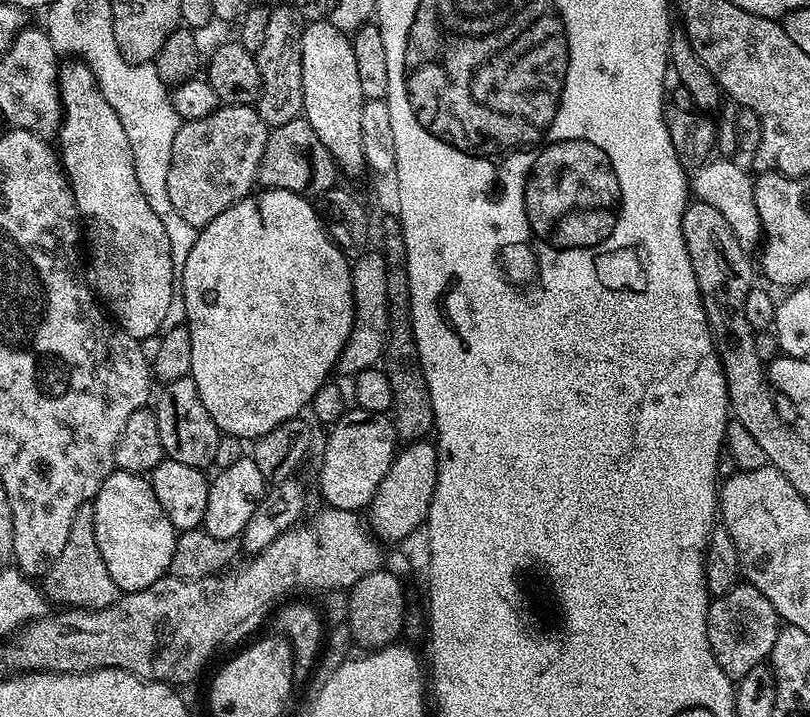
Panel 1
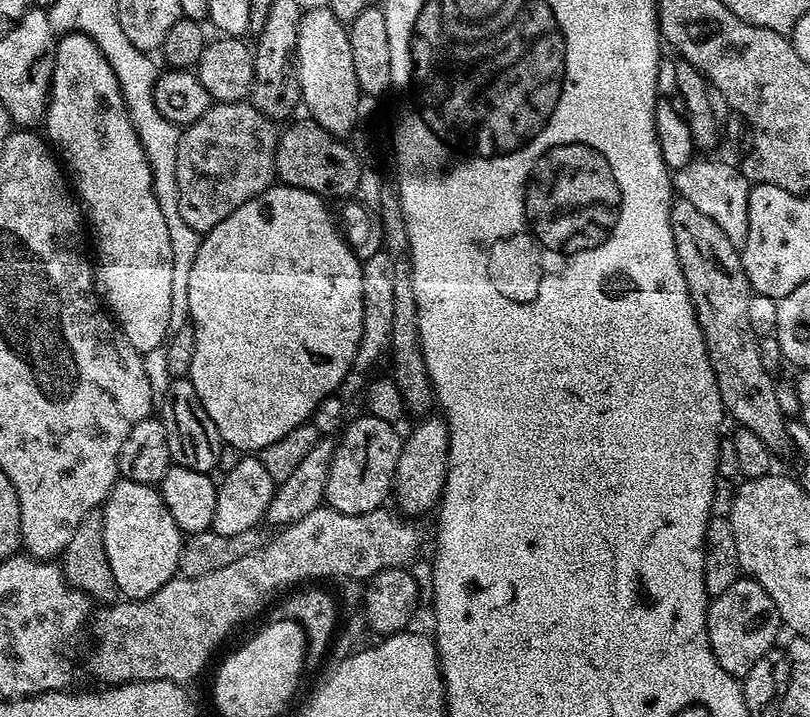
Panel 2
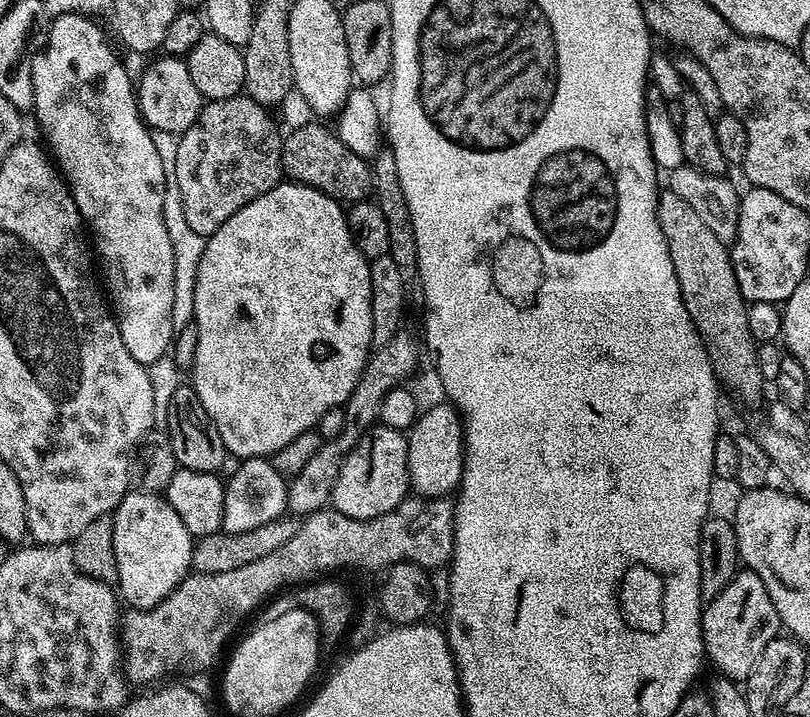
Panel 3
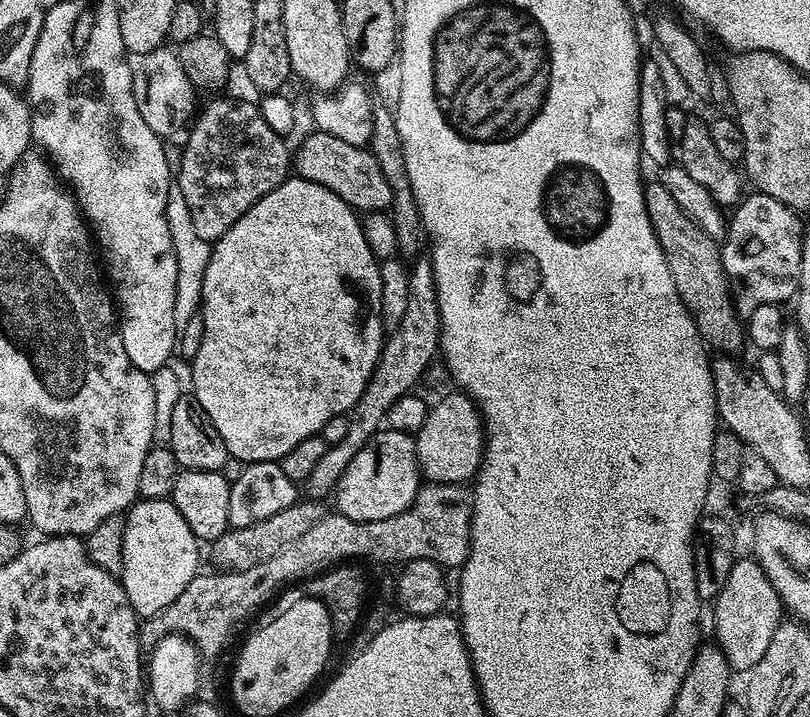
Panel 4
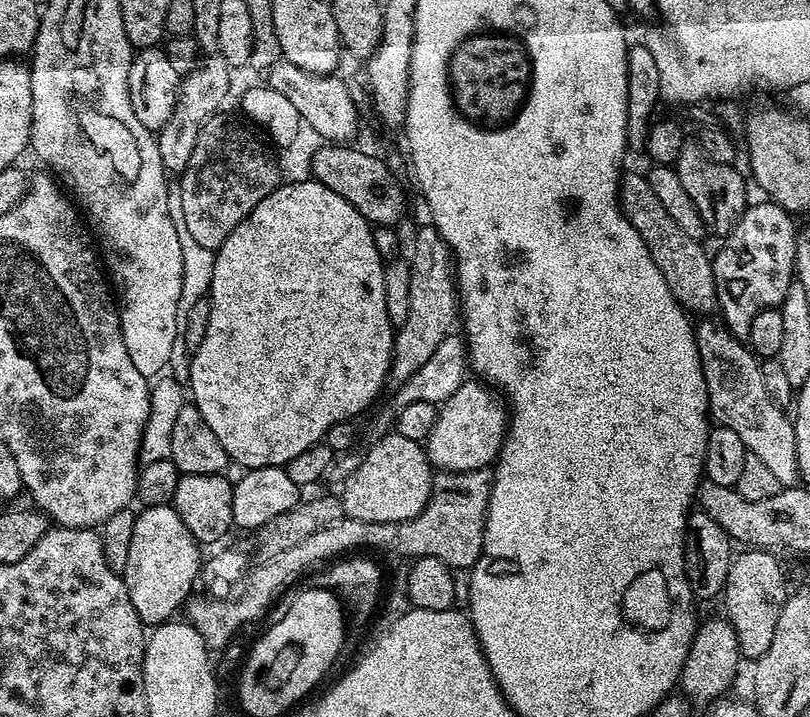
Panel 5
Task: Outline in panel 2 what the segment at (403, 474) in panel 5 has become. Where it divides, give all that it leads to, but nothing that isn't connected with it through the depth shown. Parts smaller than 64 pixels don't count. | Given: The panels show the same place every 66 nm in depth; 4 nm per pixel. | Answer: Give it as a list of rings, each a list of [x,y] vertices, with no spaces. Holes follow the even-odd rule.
[[[361,414],[357,420],[349,419],[339,433],[336,452],[330,462],[324,499],[327,507],[342,514],[366,514],[385,507],[384,499],[391,497],[396,482],[396,467],[402,447],[402,436],[396,433],[396,424],[382,418]]]

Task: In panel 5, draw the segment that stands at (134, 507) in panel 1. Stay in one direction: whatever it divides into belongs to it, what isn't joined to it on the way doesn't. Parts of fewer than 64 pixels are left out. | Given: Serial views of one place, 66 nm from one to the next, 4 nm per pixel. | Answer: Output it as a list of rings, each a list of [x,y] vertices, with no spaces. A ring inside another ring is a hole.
[[[163,504],[153,508],[144,508],[136,516],[134,530],[131,535],[130,552],[126,557],[125,570],[122,573],[126,582],[126,590],[130,590],[130,602],[134,602],[134,610],[138,610],[138,618],[145,626],[169,623],[176,611],[185,607],[186,601],[193,595],[192,587],[196,584],[196,576],[202,572],[201,545],[186,530],[186,522],[178,518],[176,509]]]

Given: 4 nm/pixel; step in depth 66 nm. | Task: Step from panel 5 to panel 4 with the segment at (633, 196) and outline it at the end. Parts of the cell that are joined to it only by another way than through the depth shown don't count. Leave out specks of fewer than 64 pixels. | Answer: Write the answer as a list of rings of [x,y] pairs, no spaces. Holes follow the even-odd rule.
[[[659,182],[644,184],[644,201],[646,202],[646,214],[650,218],[650,226],[662,246],[662,254],[666,256],[666,266],[670,266],[670,274],[674,278],[674,286],[686,306],[686,310],[694,318],[696,329],[700,331],[700,336],[709,349],[719,350],[724,354],[736,354],[740,347],[746,344],[746,328],[742,323],[742,317],[732,305],[732,294],[728,291],[728,275],[724,273],[724,267],[720,261],[720,249],[717,241],[709,238],[694,223],[691,218],[674,202],[666,186]]]

